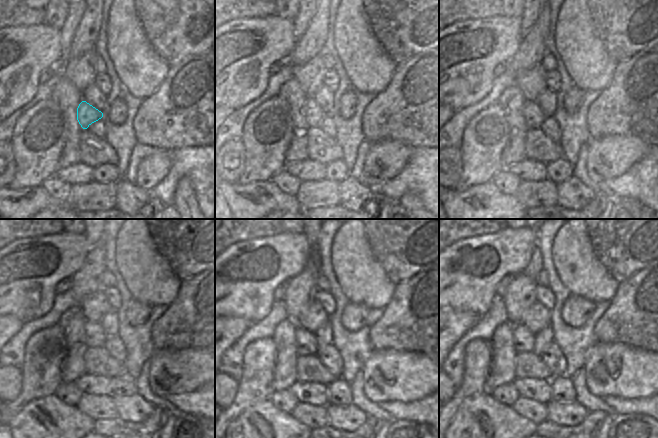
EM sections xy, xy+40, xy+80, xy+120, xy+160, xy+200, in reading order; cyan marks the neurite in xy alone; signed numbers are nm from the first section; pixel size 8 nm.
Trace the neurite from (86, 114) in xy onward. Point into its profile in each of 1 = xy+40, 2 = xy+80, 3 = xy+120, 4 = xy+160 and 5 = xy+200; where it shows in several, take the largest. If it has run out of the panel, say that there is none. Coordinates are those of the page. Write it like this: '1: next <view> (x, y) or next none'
1: next xy+40 (312, 114)
2: next xy+80 (534, 117)
3: next xy+120 (80, 347)
4: next xy+160 (303, 338)
5: next xy+200 (523, 340)

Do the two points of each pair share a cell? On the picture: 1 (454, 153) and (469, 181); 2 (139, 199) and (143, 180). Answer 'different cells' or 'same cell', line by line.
1: different cells
2: different cells

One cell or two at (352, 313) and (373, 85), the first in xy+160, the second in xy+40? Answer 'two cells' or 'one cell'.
two cells

